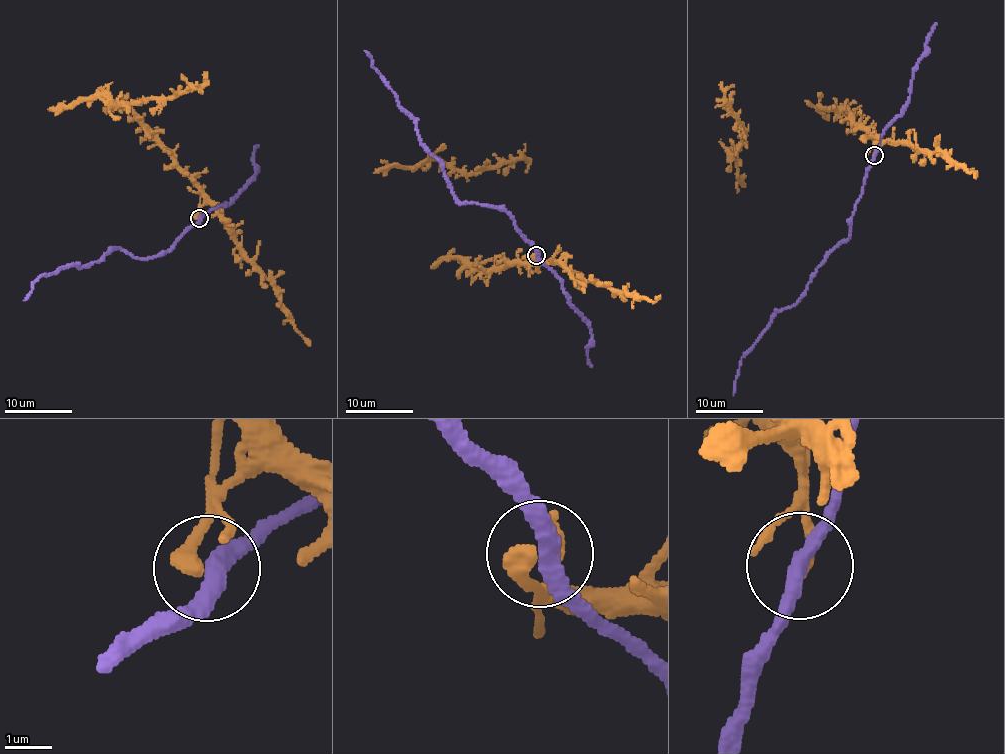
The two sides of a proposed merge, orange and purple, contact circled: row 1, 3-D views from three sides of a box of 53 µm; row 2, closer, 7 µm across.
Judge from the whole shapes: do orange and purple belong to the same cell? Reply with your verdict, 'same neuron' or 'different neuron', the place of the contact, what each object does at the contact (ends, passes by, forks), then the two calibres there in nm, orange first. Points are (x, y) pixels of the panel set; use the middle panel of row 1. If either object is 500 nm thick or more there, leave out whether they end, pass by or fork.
same neuron; at (536, 255); orange ends there; purple passes by; 360 nm thick on the orange side, 340 nm on the other

